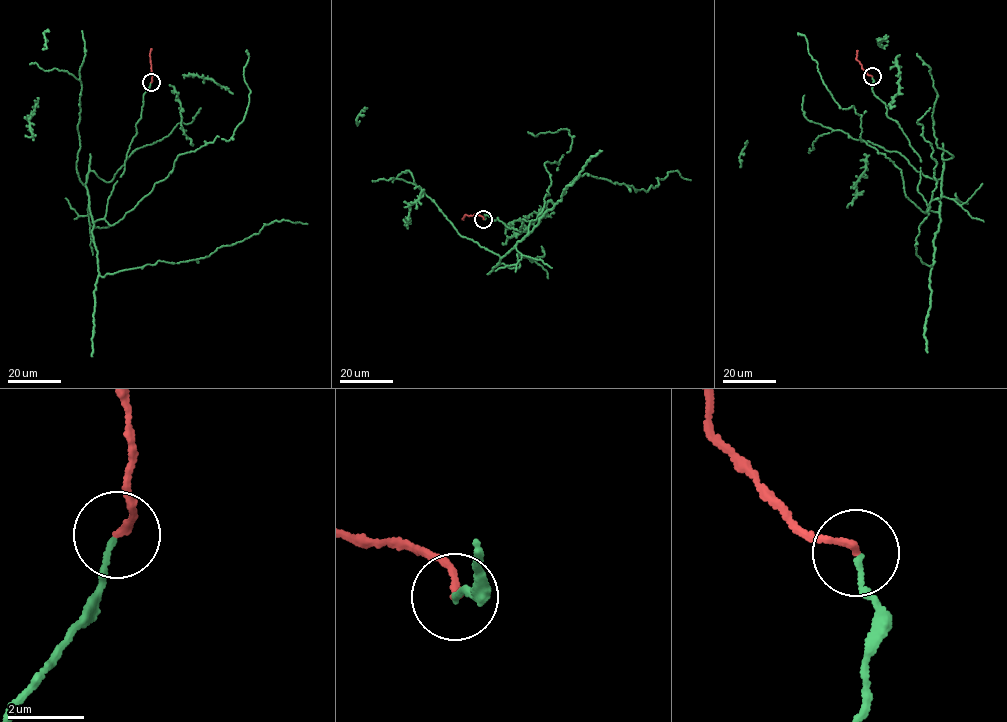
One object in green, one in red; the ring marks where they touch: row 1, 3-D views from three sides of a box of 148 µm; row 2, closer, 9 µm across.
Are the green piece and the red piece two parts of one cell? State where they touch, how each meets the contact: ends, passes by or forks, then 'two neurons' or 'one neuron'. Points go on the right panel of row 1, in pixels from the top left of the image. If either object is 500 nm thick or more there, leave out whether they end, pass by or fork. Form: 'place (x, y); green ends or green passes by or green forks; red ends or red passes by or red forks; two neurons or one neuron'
place (872, 76); green ends; red ends; one neuron

